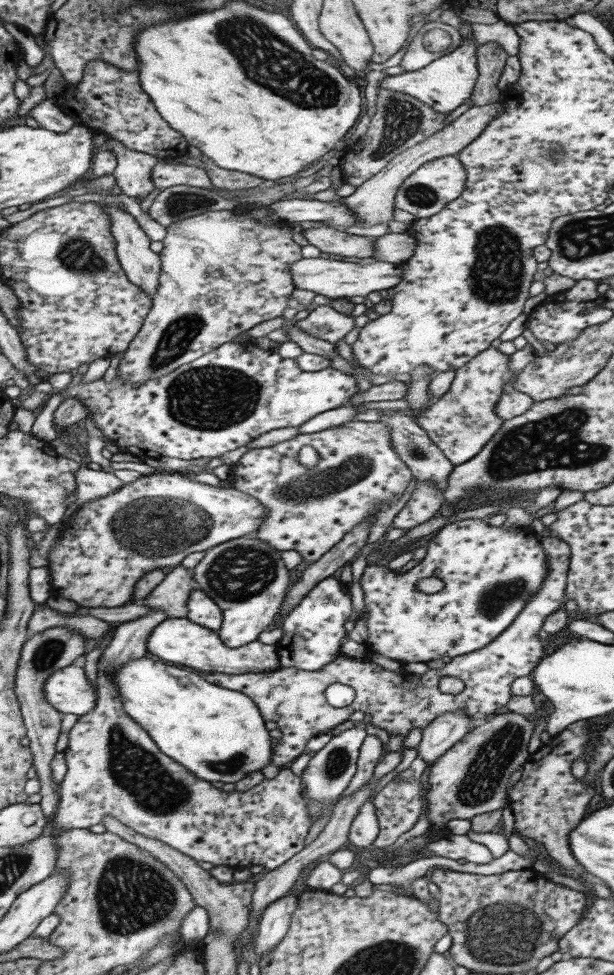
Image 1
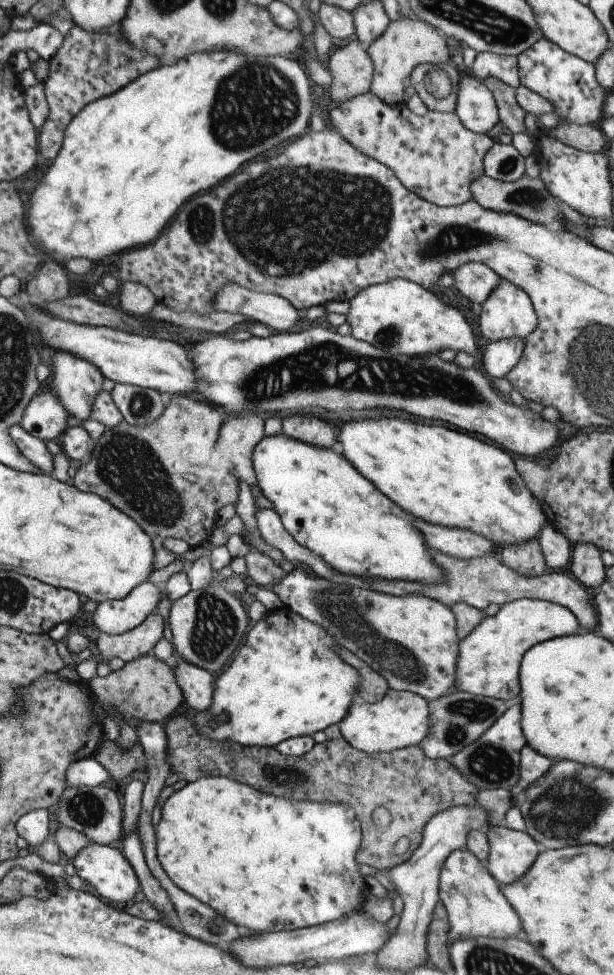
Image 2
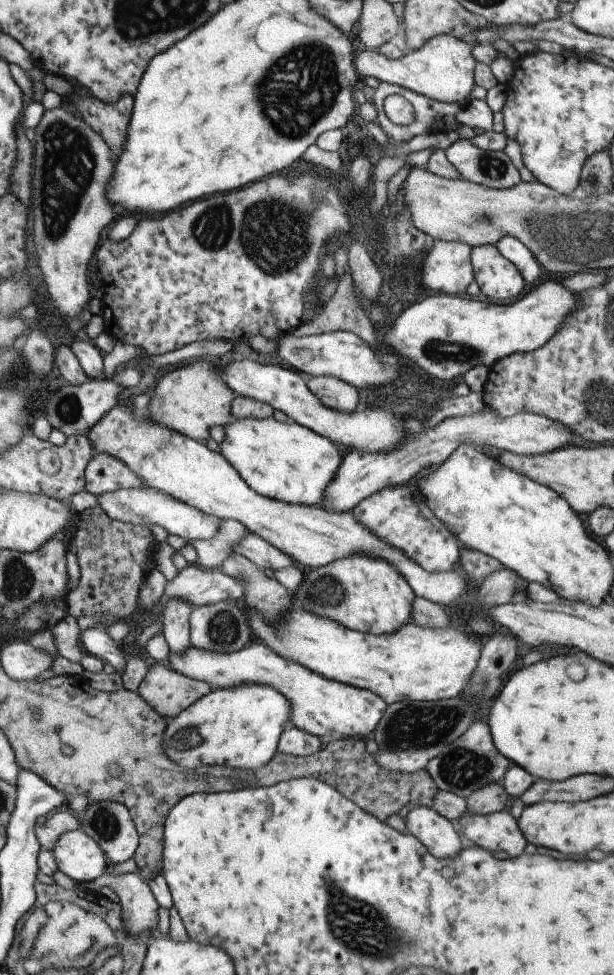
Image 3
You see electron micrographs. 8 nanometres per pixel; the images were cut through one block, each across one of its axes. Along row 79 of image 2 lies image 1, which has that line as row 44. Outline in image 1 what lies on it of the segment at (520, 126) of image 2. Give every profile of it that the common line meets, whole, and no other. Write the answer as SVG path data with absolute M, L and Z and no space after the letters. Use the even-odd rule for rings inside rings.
M488 42L478 47L478 80L474 85L470 106L484 106L495 103L501 92L497 88L498 79L506 66L509 54L502 50L498 42Z

